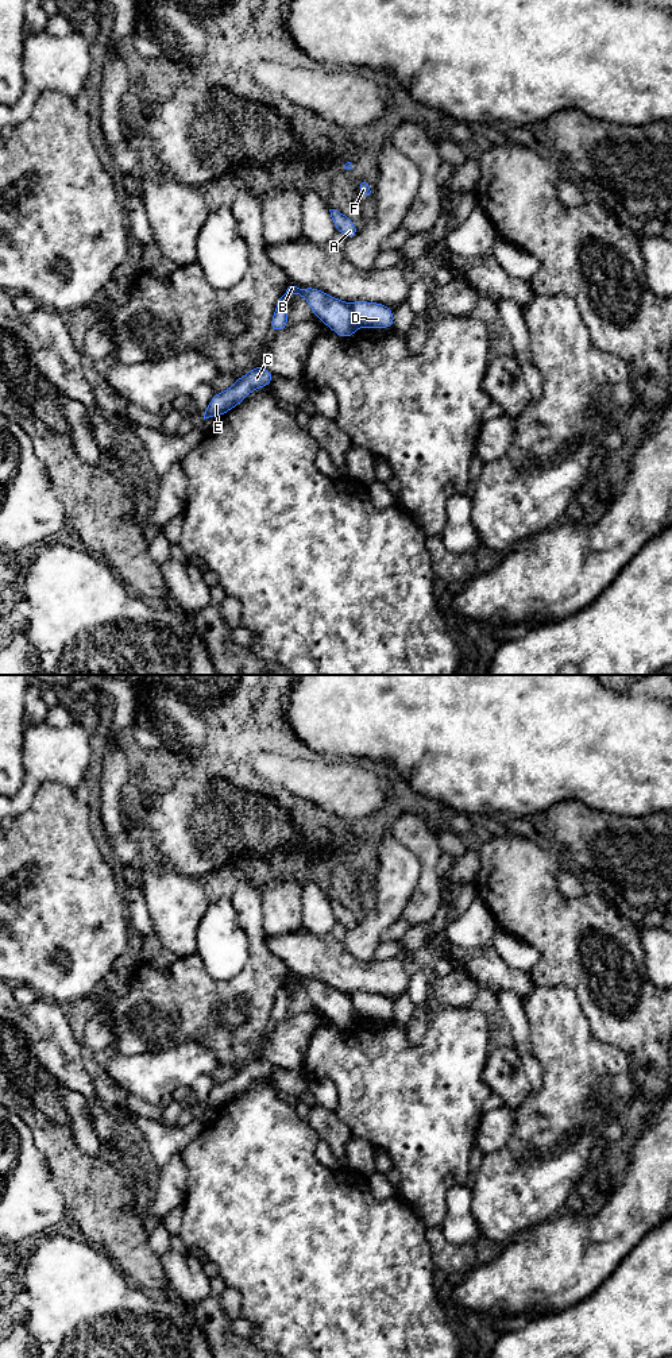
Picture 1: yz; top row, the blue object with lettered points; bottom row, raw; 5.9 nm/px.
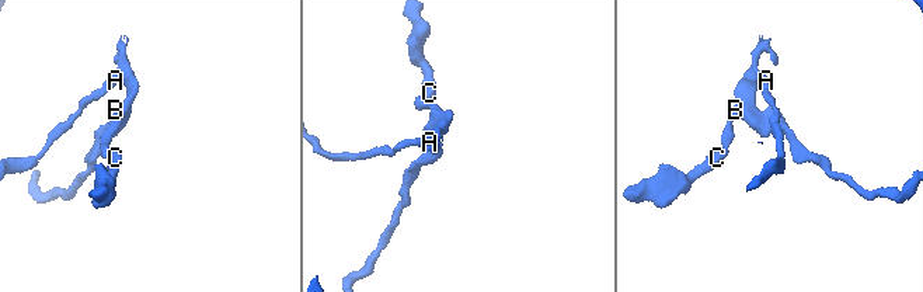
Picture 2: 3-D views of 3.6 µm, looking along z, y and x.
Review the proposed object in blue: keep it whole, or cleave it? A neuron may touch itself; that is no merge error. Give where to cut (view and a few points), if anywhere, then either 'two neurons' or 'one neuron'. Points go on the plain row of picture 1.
cut in yz along (347, 995), (362, 1017); two neurons

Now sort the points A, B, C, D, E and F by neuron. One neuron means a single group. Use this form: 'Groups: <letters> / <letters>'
Groups: A B C E F / D

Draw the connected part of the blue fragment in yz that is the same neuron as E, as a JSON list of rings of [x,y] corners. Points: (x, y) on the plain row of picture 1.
[[[260,1057],[250,1061],[244,1068],[221,1084],[216,1084],[206,1097],[204,1111],[215,1107],[223,1107],[239,1096],[258,1079],[270,1077],[274,1065]]]

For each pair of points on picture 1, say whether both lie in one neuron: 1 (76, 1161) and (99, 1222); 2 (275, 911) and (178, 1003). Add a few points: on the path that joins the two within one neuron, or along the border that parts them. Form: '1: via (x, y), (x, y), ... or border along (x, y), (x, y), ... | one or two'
1: via (80, 1176), (99, 1195), (99, 1207) | one
2: border along (262, 892), (262, 930), (265, 936) | two

